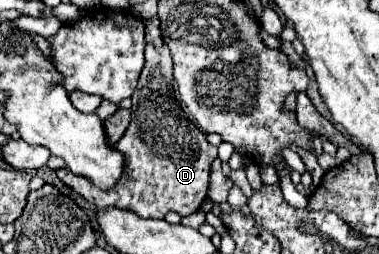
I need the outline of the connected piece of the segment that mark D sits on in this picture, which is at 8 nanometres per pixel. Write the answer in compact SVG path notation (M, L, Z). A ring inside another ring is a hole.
M158 17L146 21L146 65L132 95L130 127L116 147L126 155L126 165L122 179L110 191L92 187L88 179L73 175L70 169L58 169L56 175L98 209L132 209L140 217L152 219L164 219L164 215L170 211L176 211L184 217L200 209L208 193L210 167L218 157L218 149L206 141L206 133L192 125L174 97L172 57L166 43L162 41Z

